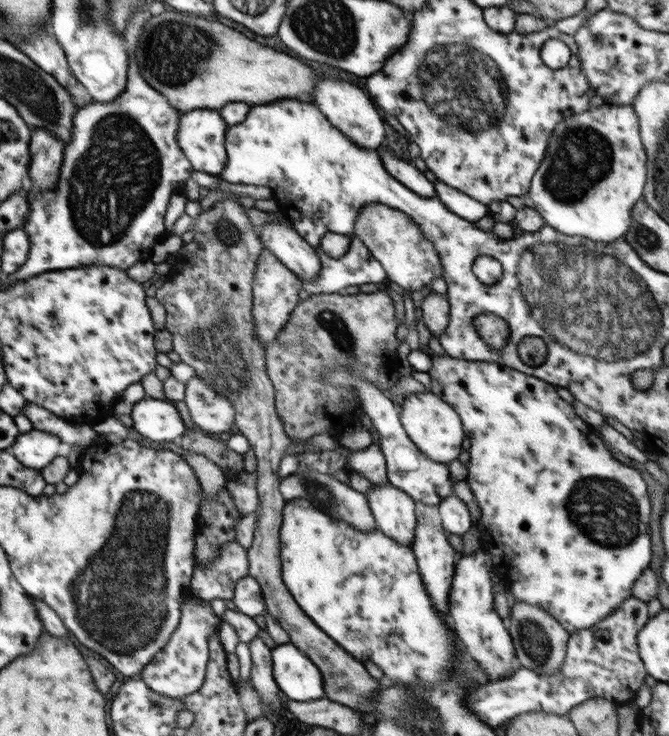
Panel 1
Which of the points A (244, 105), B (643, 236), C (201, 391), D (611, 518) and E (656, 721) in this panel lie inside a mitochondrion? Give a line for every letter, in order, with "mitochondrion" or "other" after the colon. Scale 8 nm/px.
A: other
B: mitochondrion
C: mitochondrion
D: mitochondrion
E: other

